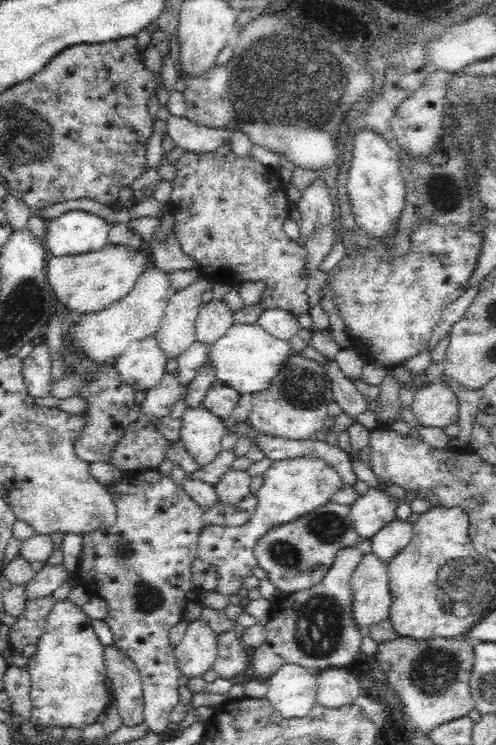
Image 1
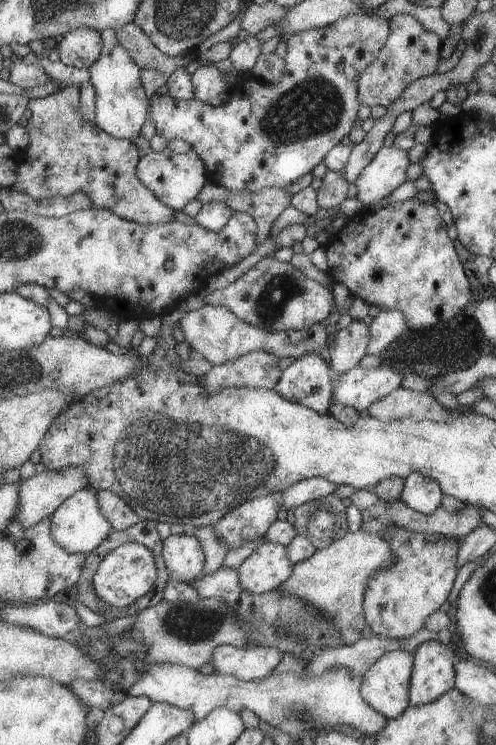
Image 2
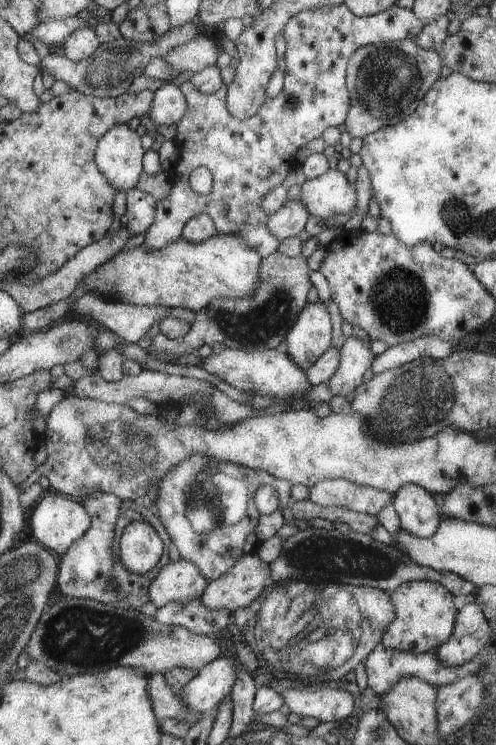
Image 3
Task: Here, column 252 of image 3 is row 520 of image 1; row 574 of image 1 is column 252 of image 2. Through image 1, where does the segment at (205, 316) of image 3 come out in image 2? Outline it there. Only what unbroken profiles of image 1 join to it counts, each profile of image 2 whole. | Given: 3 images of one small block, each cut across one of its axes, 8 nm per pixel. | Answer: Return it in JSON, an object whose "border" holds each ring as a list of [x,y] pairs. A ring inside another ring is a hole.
{"border":[[[273,257],[259,259],[243,276],[203,300],[207,305],[226,306],[243,322],[266,331],[304,329],[321,323],[333,306],[333,296],[325,285],[308,279],[299,267]]]}

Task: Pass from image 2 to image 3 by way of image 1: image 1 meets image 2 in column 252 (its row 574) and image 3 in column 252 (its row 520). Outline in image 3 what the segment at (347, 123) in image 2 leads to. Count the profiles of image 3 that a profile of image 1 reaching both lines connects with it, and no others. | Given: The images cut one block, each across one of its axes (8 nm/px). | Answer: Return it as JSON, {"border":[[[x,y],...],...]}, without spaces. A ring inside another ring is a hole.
{"border":[[[343,3],[295,13],[283,27],[282,36],[286,47],[282,57],[285,72],[281,90],[274,97],[266,97],[258,111],[243,120],[234,119],[226,109],[225,85],[222,84],[212,93],[205,94],[198,91],[189,79],[179,84],[179,90],[186,97],[186,112],[183,113],[181,120],[176,122],[176,134],[173,139],[178,143],[178,159],[167,171],[170,183],[169,194],[156,202],[154,221],[145,231],[145,238],[141,245],[145,245],[149,250],[166,246],[168,242],[181,236],[183,225],[194,214],[203,213],[212,218],[217,233],[241,235],[247,246],[254,248],[261,257],[277,250],[280,240],[266,227],[268,216],[260,207],[260,203],[271,189],[283,182],[289,170],[298,167],[293,154],[303,144],[319,137],[326,128],[339,126],[343,120],[346,120],[349,96],[347,96],[344,76],[350,54],[363,45],[414,39],[423,25],[411,9],[398,7],[394,3],[377,14],[364,17],[355,16]],[[198,167],[208,168],[212,176],[211,190],[204,195],[195,194],[195,191],[190,189],[190,173]]]}

